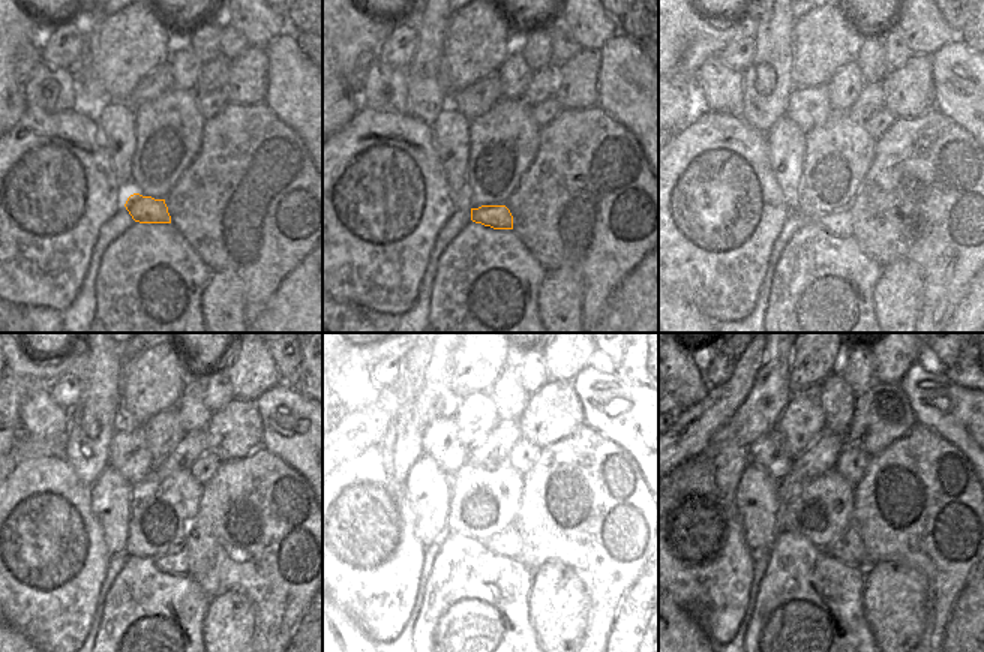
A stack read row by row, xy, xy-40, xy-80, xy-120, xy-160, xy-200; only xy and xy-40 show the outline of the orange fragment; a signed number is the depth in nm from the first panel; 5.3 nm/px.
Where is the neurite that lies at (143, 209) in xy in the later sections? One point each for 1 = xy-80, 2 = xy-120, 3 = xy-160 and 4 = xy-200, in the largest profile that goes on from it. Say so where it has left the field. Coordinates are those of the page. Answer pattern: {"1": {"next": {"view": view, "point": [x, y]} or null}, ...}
{"1": {"next": {"view": "xy-80", "point": [837, 222]}}, "2": {"next": {"view": "xy-120", "point": [174, 562]}}, "3": {"next": {"view": "xy-160", "point": [509, 543]}}, "4": {"next": {"view": "xy-200", "point": [848, 547]}}}

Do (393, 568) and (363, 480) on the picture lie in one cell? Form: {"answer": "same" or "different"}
{"answer": "same"}

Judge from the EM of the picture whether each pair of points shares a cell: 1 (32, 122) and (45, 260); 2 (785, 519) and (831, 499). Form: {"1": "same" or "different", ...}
{"1": "same", "2": "same"}

